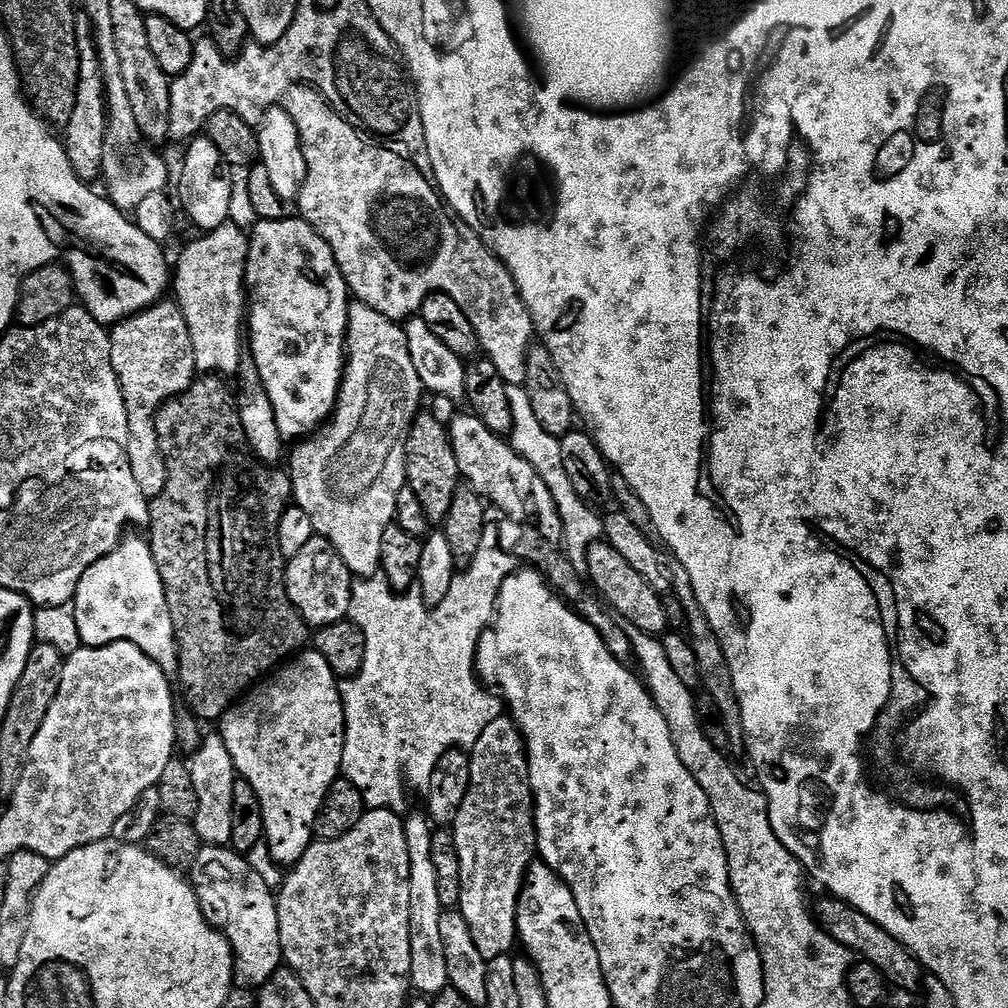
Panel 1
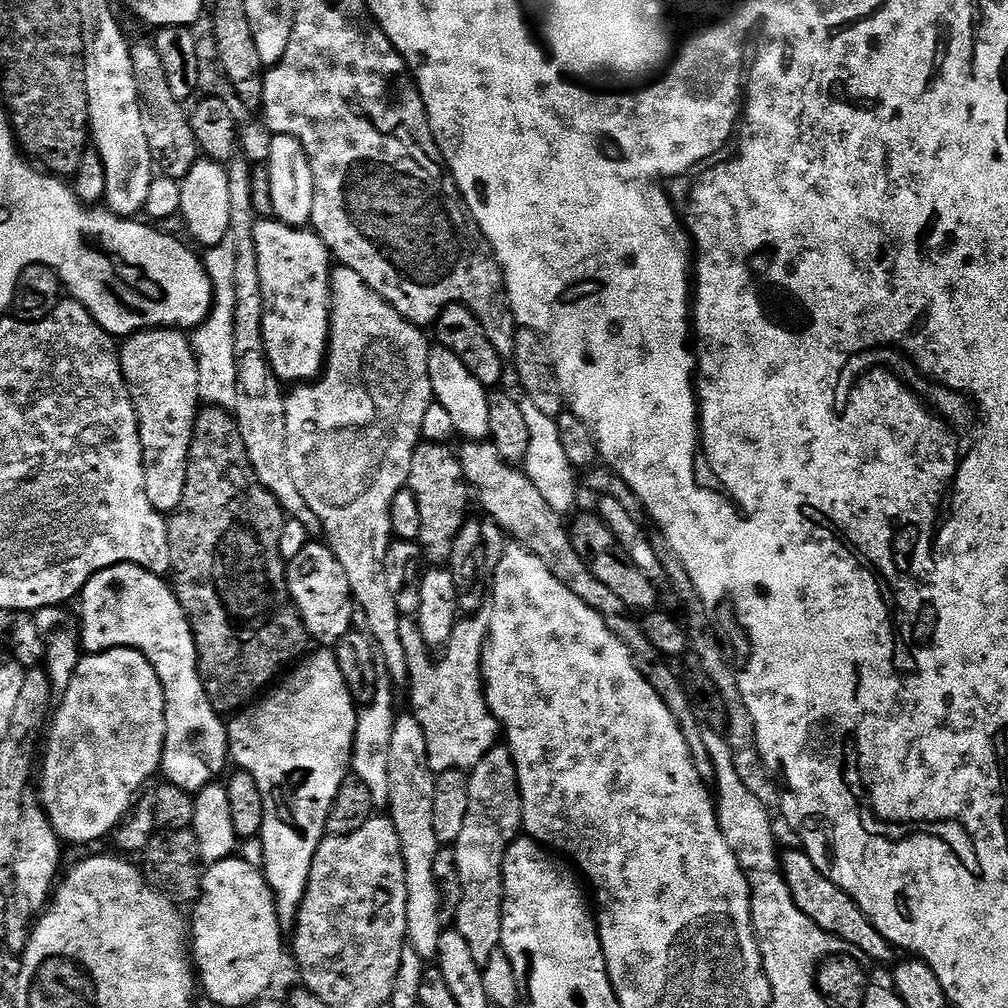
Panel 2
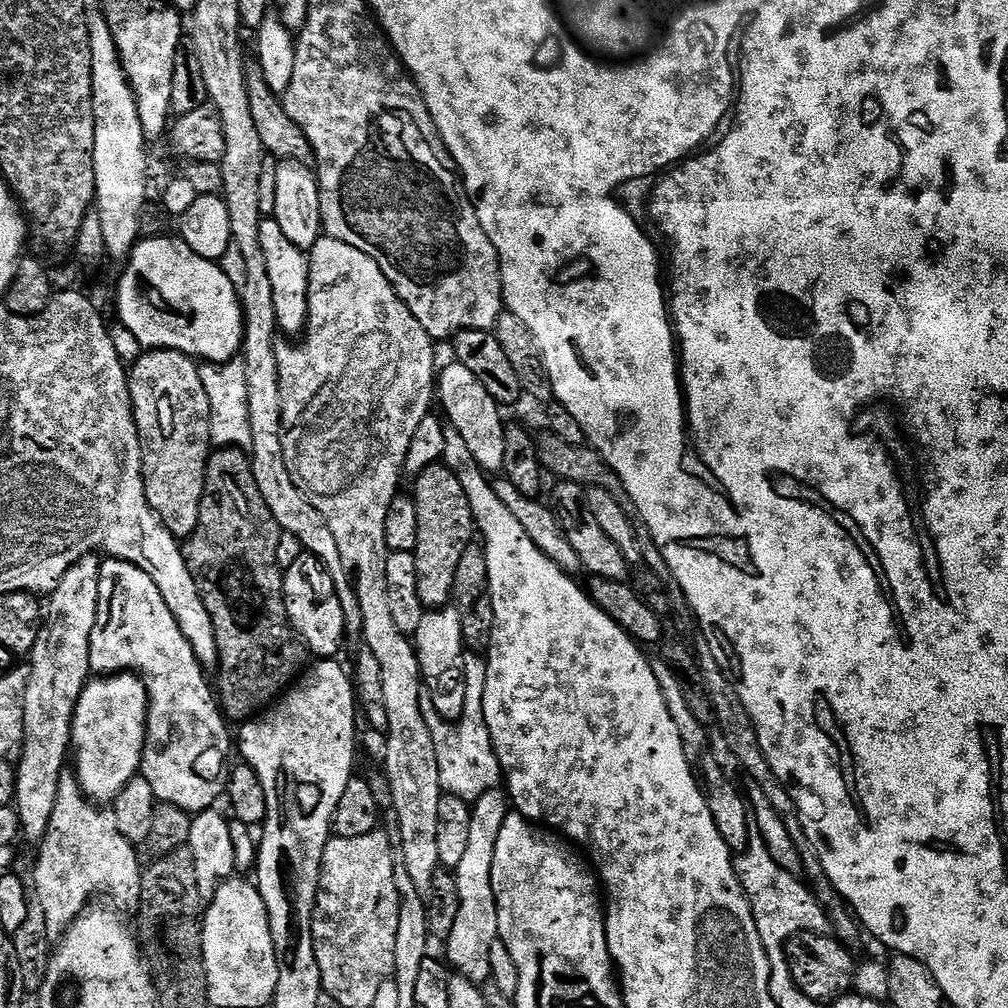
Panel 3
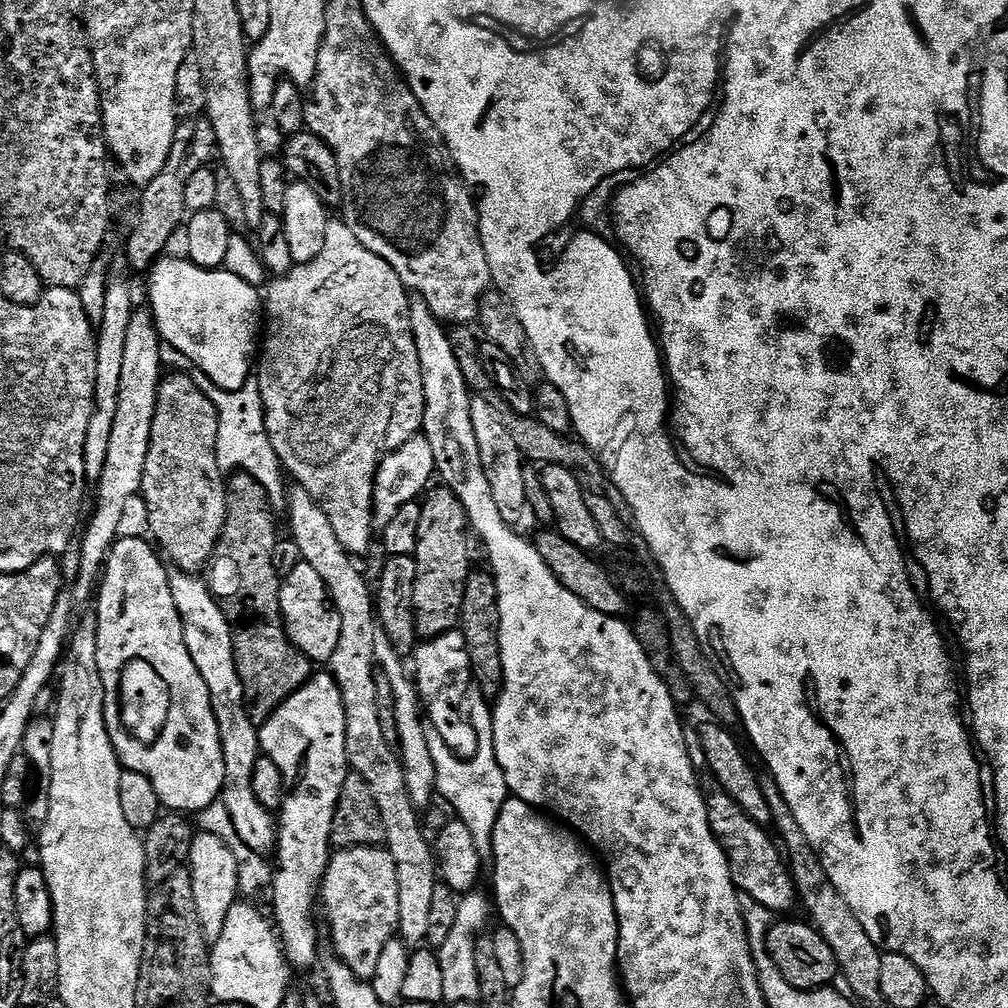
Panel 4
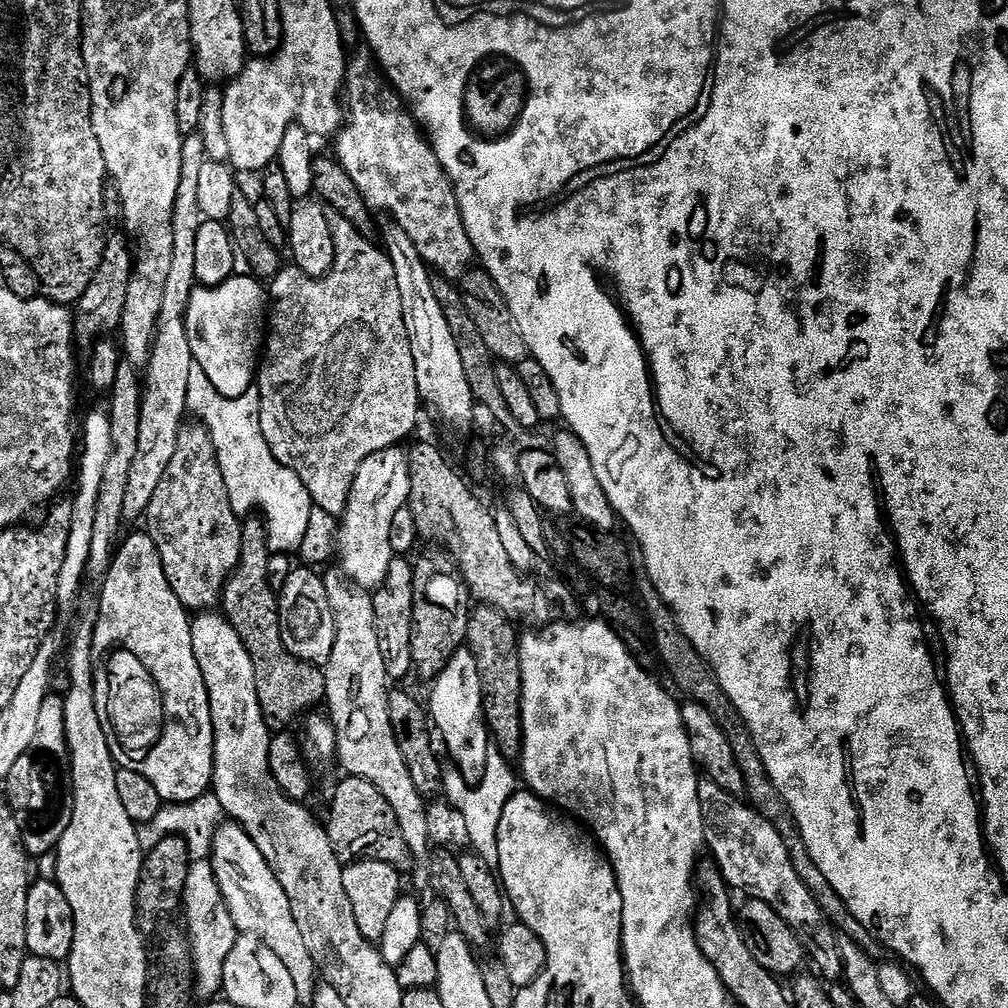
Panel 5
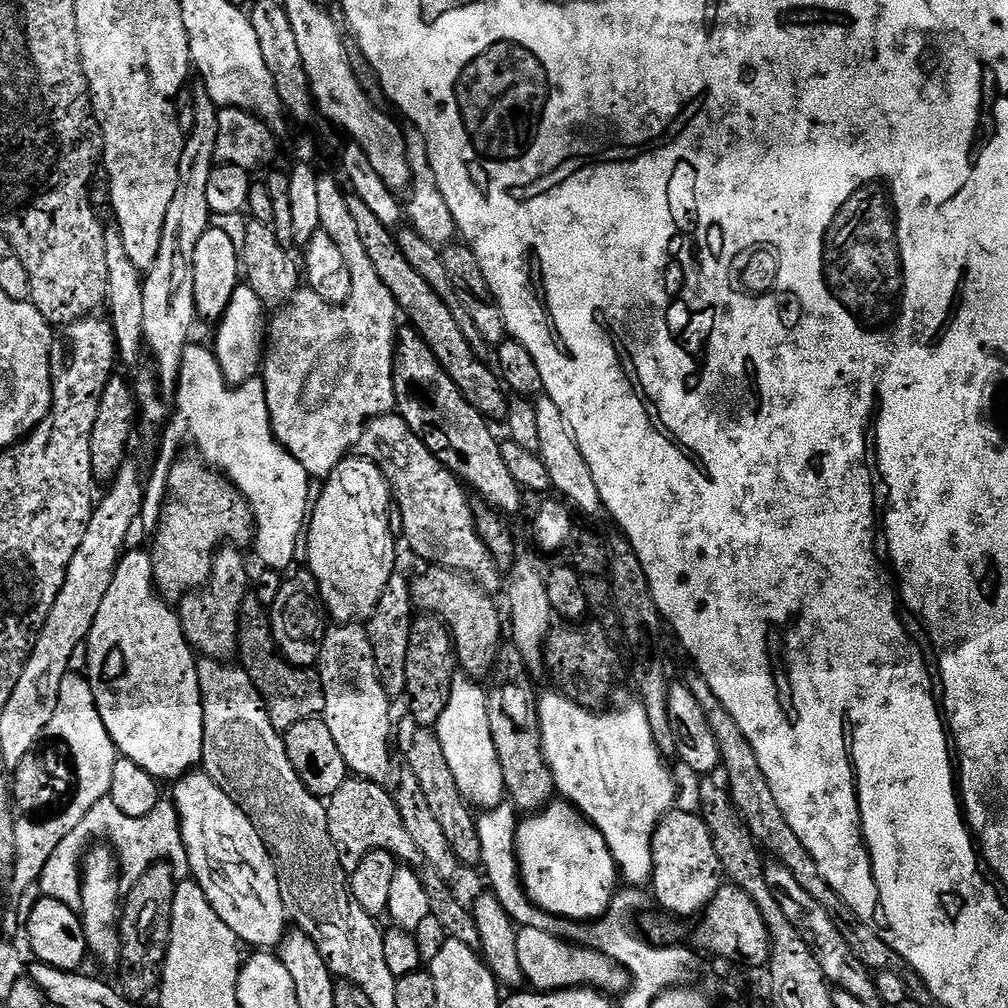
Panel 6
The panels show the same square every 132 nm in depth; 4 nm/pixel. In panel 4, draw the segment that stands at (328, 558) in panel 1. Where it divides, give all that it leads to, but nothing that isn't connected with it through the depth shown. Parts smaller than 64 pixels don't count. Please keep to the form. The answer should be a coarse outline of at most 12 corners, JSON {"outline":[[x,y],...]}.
{"outline":[[277,539],[280,609],[290,642],[327,665],[342,618],[298,542]]}

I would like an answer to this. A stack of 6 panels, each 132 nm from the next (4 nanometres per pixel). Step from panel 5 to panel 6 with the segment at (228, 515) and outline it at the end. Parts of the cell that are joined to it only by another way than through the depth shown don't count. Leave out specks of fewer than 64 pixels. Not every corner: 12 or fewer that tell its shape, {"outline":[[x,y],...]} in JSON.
{"outline":[[221,548],[207,584],[179,601],[184,637],[228,662],[240,646],[248,564]]}

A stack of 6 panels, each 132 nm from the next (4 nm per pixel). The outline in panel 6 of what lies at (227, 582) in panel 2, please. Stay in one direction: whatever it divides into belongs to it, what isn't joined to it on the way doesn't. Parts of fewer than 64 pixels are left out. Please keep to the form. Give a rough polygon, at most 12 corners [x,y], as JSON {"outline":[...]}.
{"outline":[[254,594],[240,611],[238,664],[277,732],[315,720],[326,694],[274,642]]}

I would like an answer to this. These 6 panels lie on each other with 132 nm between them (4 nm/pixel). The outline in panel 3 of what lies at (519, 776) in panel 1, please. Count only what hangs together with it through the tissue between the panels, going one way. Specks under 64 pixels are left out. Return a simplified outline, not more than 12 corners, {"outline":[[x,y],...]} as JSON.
{"outline":[[507,791],[472,804],[446,960],[481,986],[500,938],[494,842]]}

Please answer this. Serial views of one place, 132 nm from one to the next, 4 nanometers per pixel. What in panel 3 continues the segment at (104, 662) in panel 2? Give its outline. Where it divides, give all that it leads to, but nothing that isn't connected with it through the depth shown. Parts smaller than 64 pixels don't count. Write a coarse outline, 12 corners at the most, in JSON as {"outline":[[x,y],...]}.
{"outline":[[89,679],[72,723],[74,775],[111,802],[140,771],[148,691]]}

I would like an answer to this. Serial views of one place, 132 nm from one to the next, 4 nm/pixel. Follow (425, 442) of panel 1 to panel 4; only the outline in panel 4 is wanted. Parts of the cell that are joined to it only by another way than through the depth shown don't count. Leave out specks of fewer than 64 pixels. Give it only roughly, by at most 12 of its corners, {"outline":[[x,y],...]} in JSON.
{"outline":[[443,486],[420,504],[417,637],[457,631],[470,529]]}

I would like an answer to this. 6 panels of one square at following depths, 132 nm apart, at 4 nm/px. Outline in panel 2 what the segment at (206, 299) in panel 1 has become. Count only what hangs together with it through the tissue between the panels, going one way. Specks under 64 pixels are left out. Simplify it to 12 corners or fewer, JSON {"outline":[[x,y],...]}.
{"outline":[[234,242],[207,249],[212,309],[190,336],[205,405],[232,410]]}

